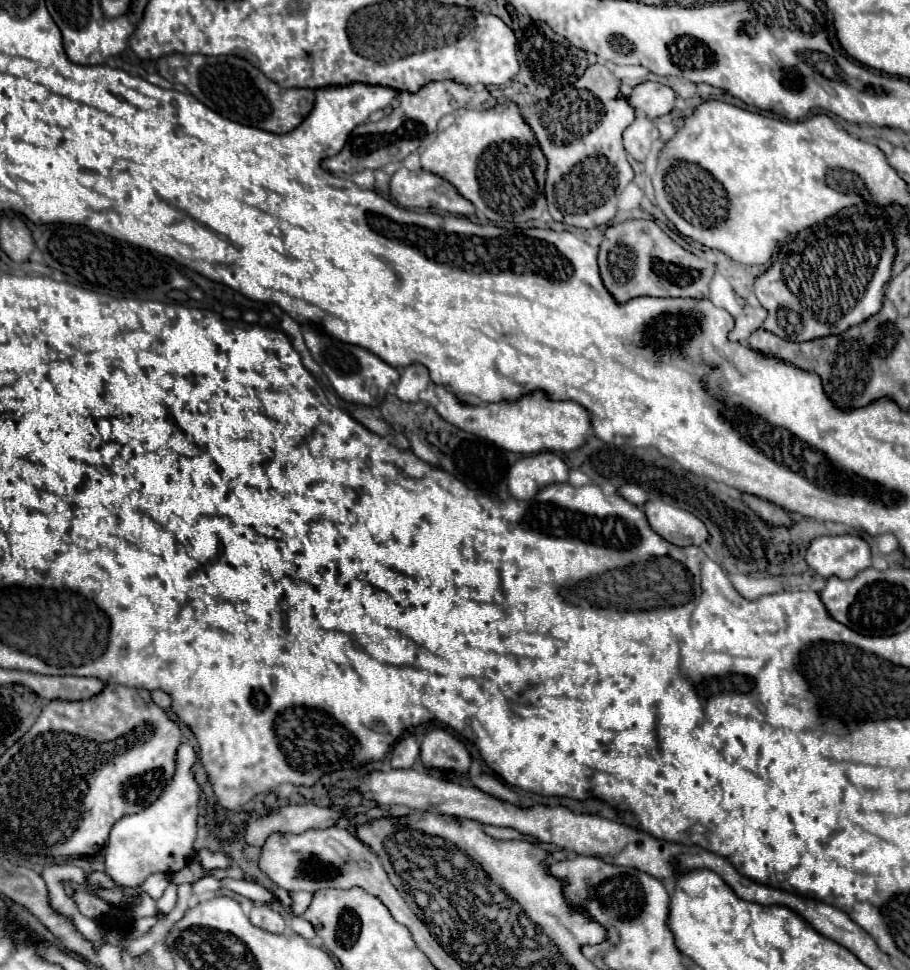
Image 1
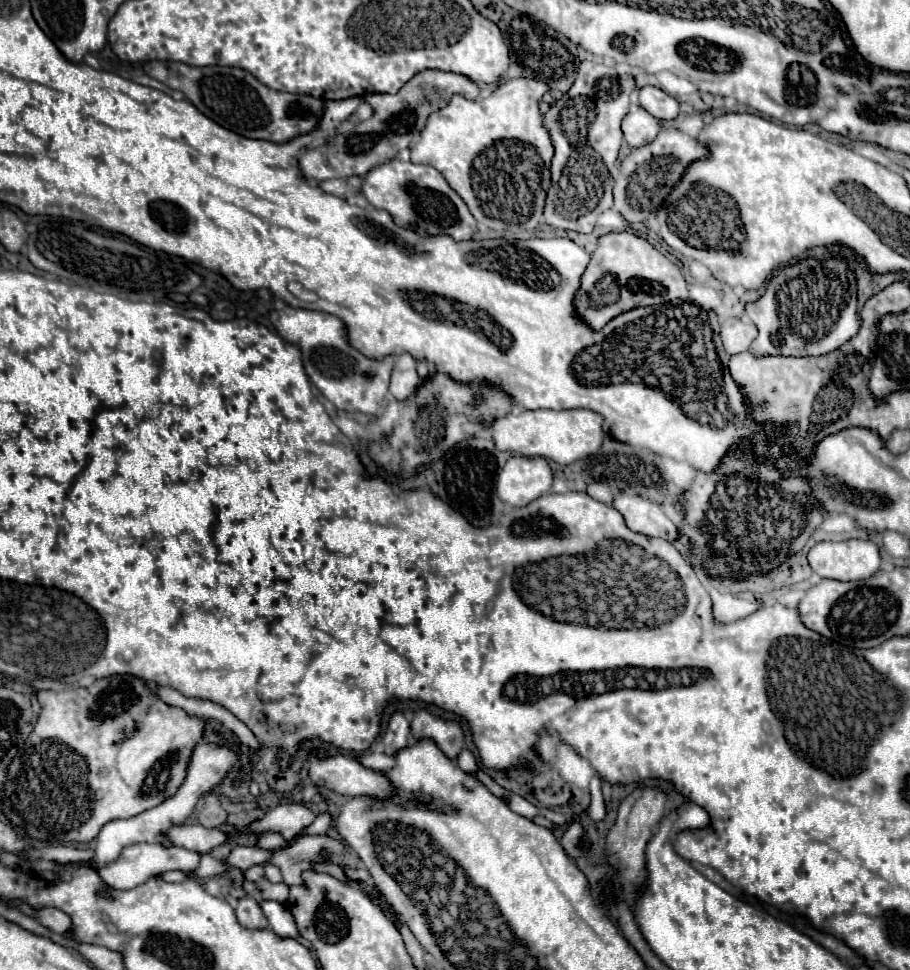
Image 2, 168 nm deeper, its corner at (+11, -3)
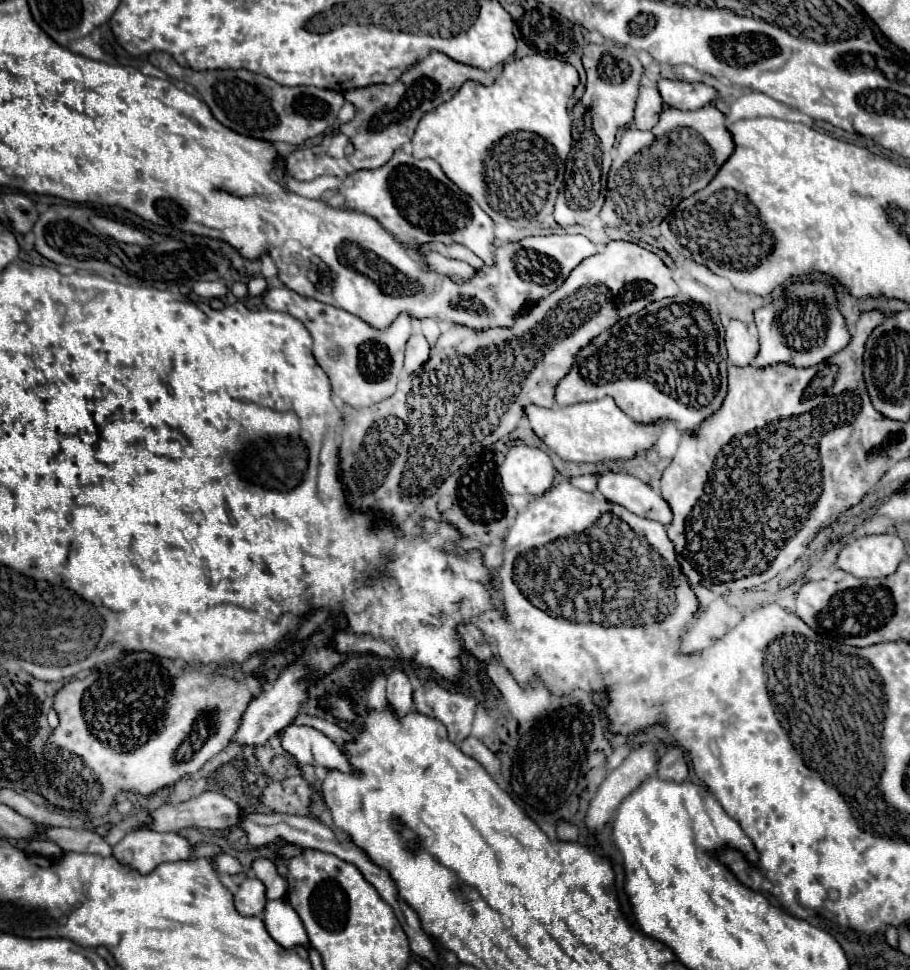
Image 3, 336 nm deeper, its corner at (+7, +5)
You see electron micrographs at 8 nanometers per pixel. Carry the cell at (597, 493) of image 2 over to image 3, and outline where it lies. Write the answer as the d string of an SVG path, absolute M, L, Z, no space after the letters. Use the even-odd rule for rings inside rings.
M580 475L580 477L570 477L570 483L582 491L594 493L596 491L596 477L594 475Z

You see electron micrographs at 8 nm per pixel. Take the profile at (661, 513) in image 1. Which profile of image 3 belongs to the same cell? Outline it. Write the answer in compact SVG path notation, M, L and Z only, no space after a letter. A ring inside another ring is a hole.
M604 471L596 475L598 479L598 491L610 501L626 507L634 515L654 519L662 525L668 525L672 521L670 507L666 501L654 493L644 481L628 475L628 473L612 473Z

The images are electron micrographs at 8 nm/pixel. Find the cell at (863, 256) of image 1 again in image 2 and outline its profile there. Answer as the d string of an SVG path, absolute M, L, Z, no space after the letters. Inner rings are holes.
M828 257L828 259L794 259L788 265L780 267L766 283L766 291L762 297L746 305L748 317L758 327L758 337L752 343L754 353L758 355L824 355L838 349L860 329L858 315L858 287L856 273L850 269L848 259L844 257Z

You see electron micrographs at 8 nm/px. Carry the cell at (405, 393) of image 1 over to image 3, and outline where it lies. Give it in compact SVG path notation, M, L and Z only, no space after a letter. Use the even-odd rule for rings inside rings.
M412 335L408 345L406 345L406 363L404 363L404 369L408 373L418 371L428 361L428 355L430 355L430 345L428 345L426 337L424 335Z

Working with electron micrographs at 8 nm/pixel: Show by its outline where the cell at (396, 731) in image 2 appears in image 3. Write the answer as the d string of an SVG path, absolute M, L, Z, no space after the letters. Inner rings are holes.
M392 669L392 673L388 675L388 703L400 717L414 709L412 685L402 669Z

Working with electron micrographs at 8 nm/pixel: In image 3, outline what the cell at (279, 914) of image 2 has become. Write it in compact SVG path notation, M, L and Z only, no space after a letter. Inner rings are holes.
M284 899L266 903L264 925L266 925L270 937L284 949L308 945L308 935L306 935L306 929L302 925L298 913L294 913L294 909L290 909L290 905L286 905Z

